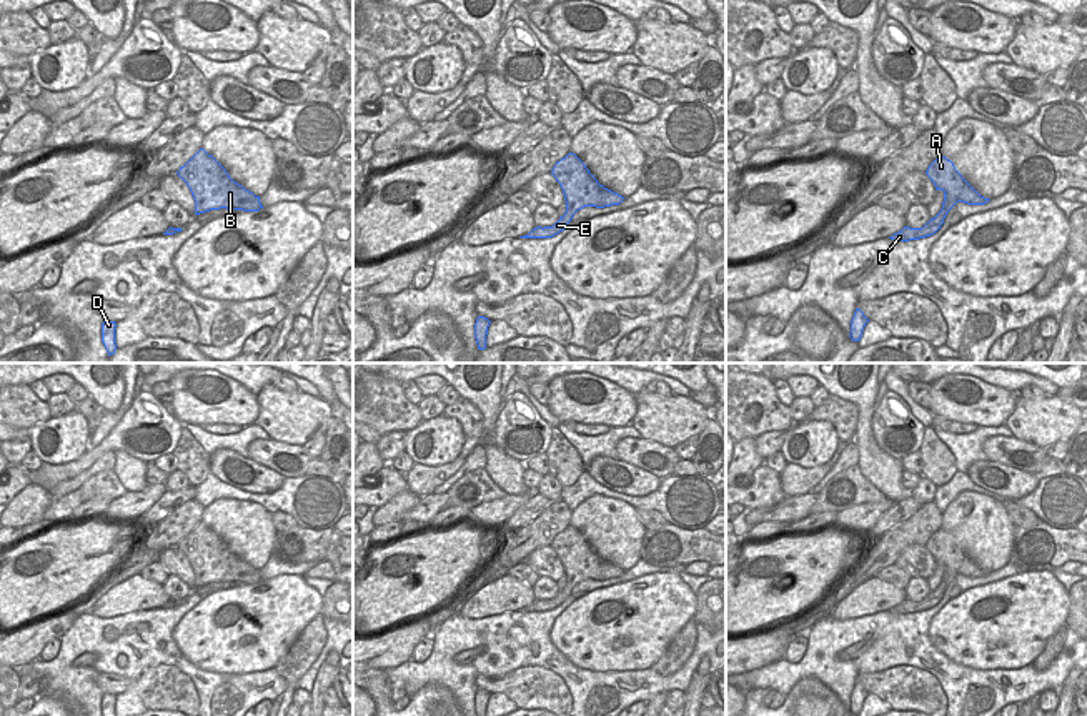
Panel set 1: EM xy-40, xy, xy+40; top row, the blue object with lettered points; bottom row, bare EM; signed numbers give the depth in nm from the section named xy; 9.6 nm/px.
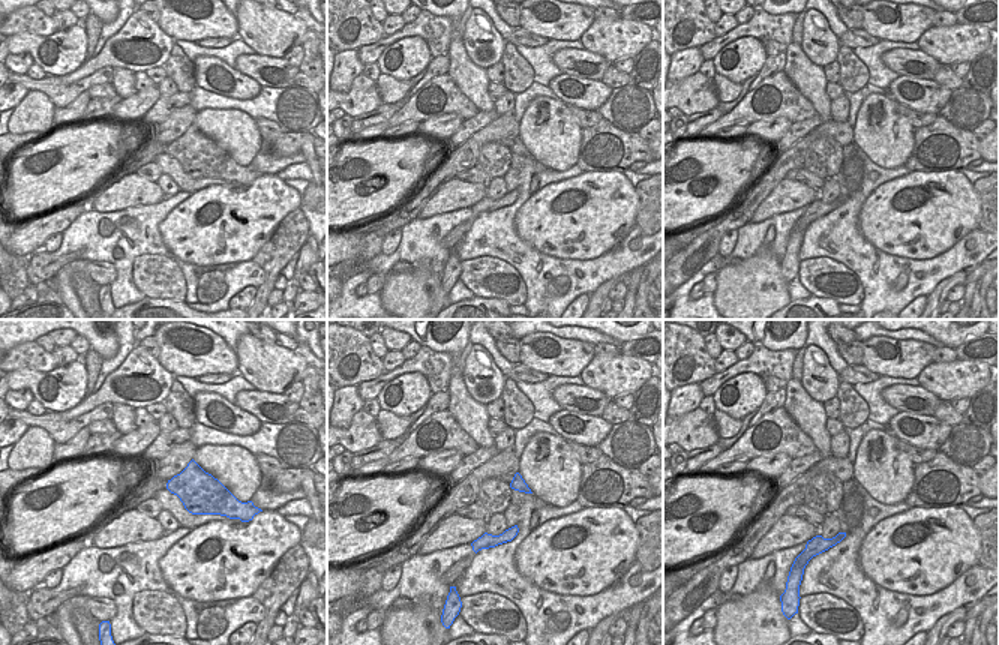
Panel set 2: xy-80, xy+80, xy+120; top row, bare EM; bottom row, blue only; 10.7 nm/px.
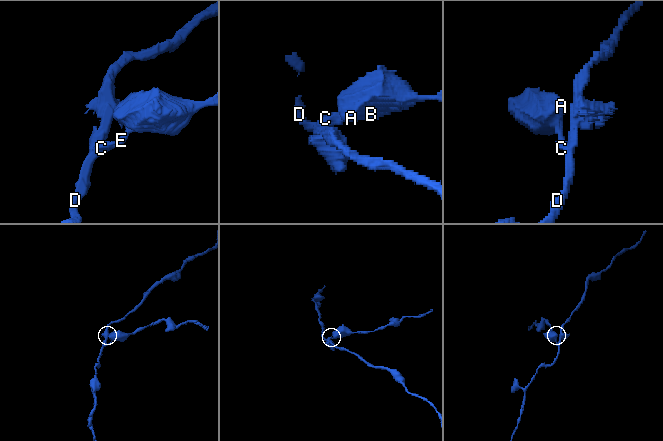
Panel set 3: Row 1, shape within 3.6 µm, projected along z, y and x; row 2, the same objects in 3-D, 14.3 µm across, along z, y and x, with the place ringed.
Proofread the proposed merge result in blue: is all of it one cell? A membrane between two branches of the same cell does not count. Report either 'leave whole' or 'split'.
leave whole

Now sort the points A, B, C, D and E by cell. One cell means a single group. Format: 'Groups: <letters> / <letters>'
Groups: A B C D E.

